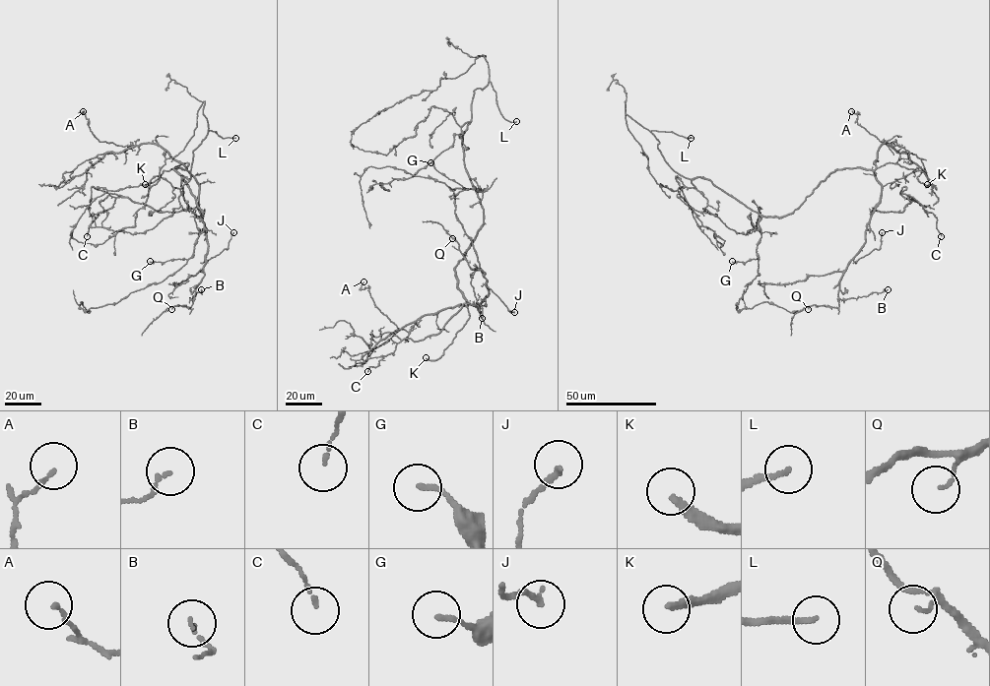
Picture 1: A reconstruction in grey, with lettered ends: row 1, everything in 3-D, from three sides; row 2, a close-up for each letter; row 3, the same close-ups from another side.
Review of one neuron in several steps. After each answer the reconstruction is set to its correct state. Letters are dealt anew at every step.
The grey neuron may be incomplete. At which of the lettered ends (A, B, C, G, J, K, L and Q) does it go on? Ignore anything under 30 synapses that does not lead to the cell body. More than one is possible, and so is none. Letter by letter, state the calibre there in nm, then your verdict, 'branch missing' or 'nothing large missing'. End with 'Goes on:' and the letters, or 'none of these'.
A: 110 nm | nothing large missing
B: 100 nm | nothing large missing
C: 100 nm | nothing large missing
G: 130 nm | nothing large missing
J: 170 nm | nothing large missing
K: 260 nm | branch missing
L: 150 nm | branch missing
Q: 80 nm | nothing large missing
Goes on: K, L

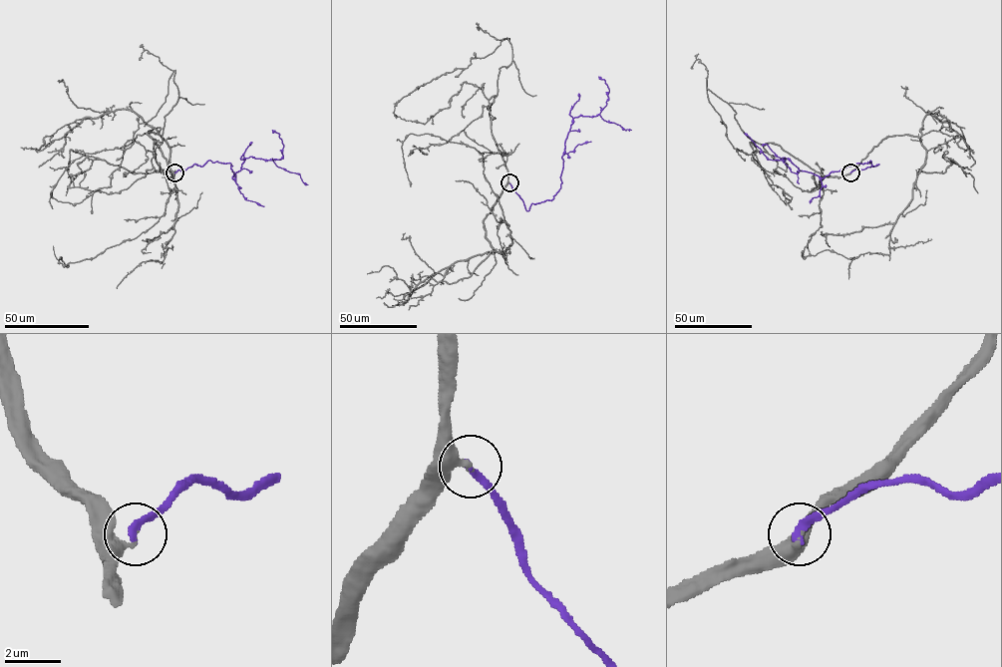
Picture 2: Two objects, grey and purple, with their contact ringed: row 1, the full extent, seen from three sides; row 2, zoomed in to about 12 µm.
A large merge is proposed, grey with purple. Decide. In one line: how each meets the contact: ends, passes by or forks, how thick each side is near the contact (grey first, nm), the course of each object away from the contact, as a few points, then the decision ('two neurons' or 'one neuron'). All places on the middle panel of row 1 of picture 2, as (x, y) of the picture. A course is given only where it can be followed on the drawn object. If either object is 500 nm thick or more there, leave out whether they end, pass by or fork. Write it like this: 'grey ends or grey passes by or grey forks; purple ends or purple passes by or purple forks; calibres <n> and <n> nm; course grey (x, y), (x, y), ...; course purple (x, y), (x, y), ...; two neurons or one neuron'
grey ends; purple ends; calibres 200 and 280 nm; course grey (508, 182), (490, 116), (500, 69), (511, 61), (508, 39), (404, 97), (395, 106), (396, 119); course purple (508, 182), (526, 210), (553, 197), (560, 187), (573, 119), (597, 116), (606, 105), (609, 89), (598, 76); one neuron

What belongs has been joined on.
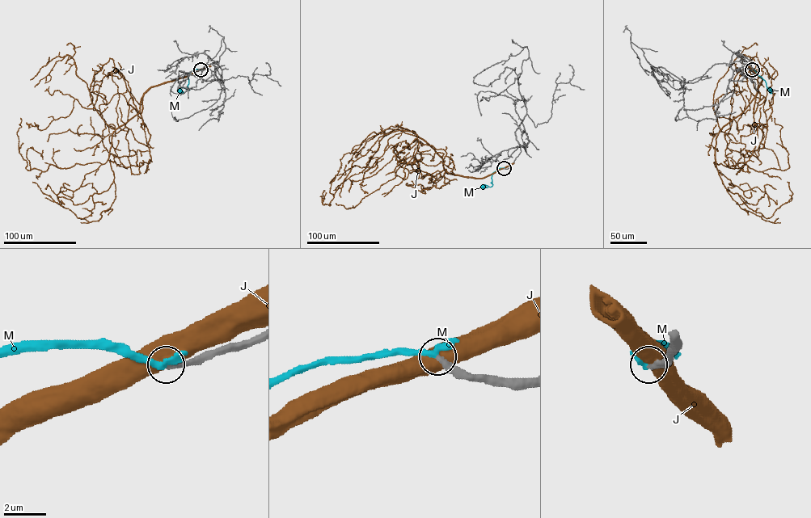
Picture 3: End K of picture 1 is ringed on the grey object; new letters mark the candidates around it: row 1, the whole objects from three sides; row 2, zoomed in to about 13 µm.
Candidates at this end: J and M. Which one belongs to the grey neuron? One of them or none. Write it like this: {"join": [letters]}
{"join": ["M"]}

